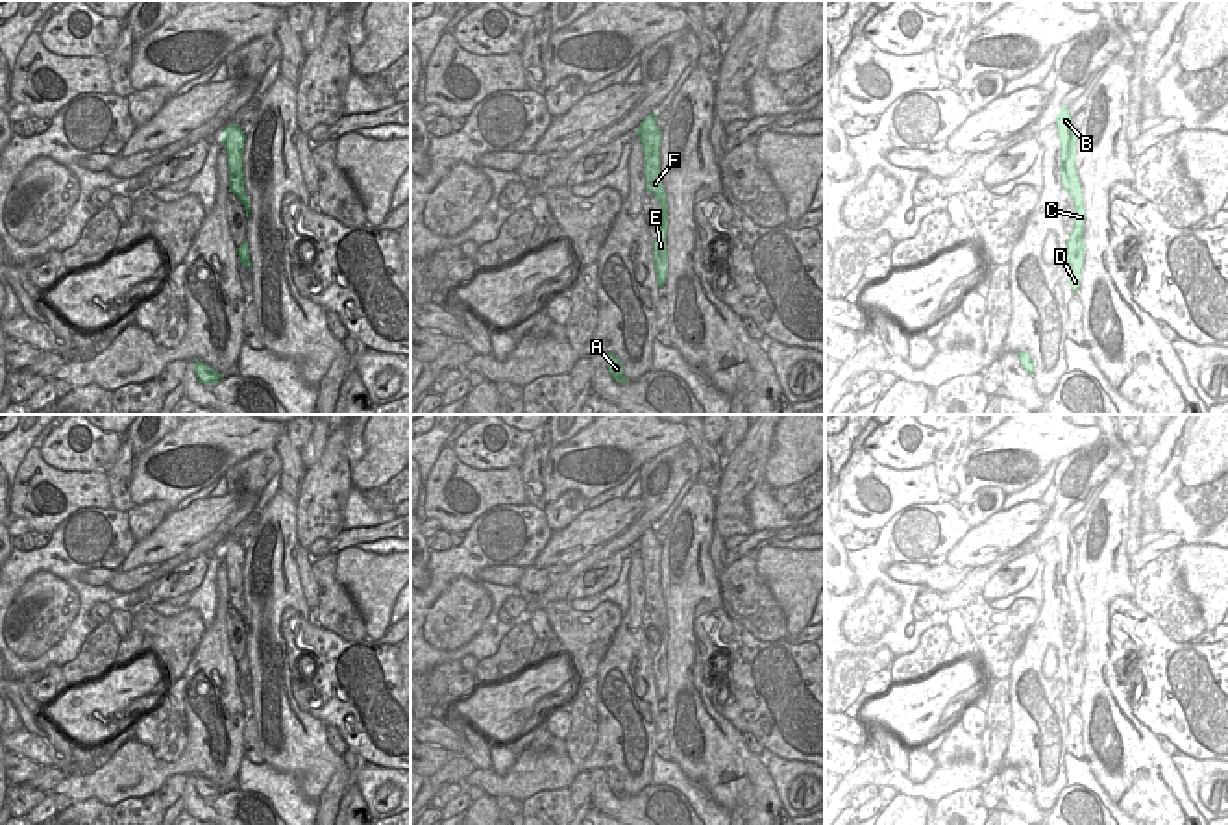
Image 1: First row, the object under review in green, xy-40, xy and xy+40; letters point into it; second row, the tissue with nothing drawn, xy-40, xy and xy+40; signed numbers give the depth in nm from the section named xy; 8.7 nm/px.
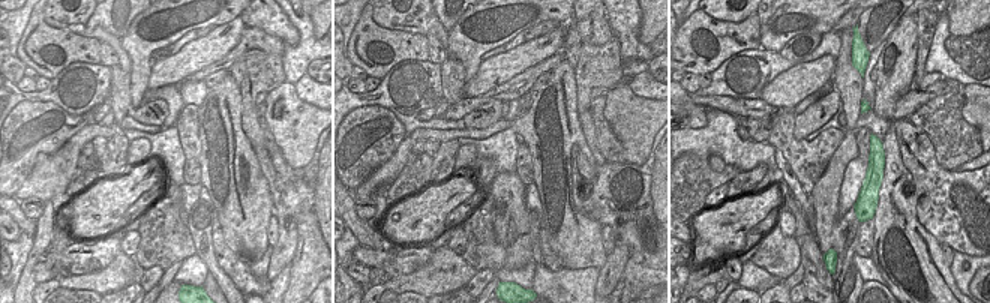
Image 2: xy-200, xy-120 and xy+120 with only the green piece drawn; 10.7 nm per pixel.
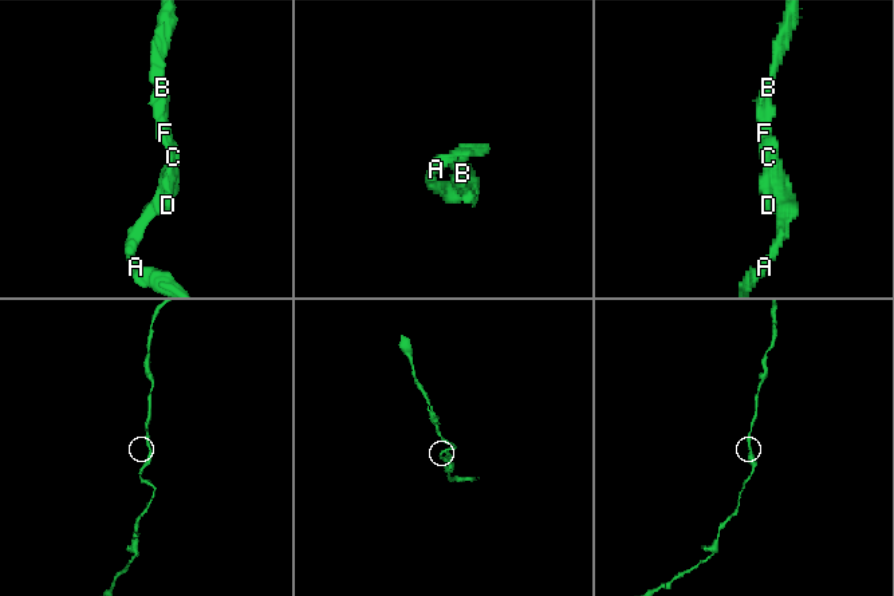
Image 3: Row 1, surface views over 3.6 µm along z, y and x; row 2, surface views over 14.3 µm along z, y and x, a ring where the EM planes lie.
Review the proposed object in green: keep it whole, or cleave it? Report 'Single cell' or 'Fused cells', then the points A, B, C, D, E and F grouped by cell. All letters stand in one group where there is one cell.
Single cell. Groups: A B C D E F

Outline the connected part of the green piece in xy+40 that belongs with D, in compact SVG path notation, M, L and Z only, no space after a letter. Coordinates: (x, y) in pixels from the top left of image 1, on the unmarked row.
M1060 522L1056 529L1056 544L1060 553L1060 596L1062 603L1065 603L1073 614L1076 633L1073 647L1067 653L1067 675L1069 675L1069 699L1071 705L1076 707L1080 701L1082 683L1084 683L1084 610L1082 599L1076 586L1076 555L1078 544L1073 540L1073 531L1067 522Z

